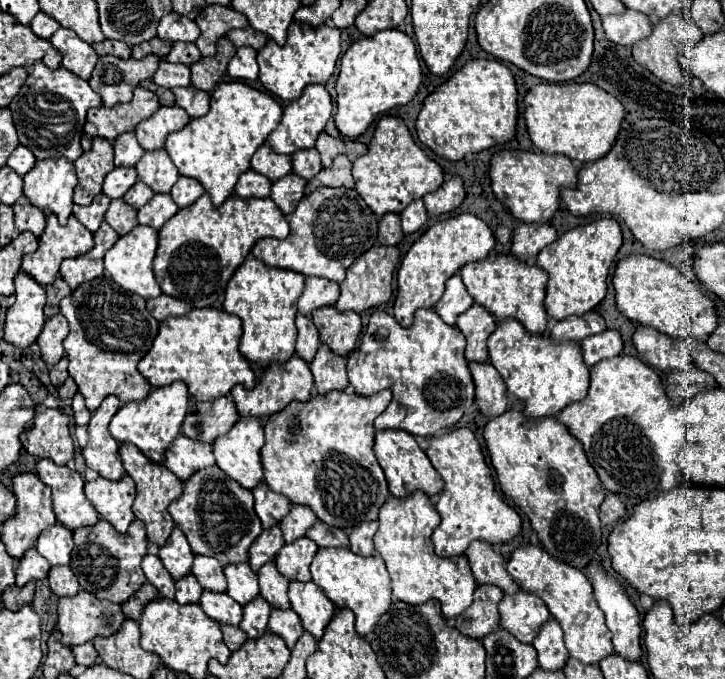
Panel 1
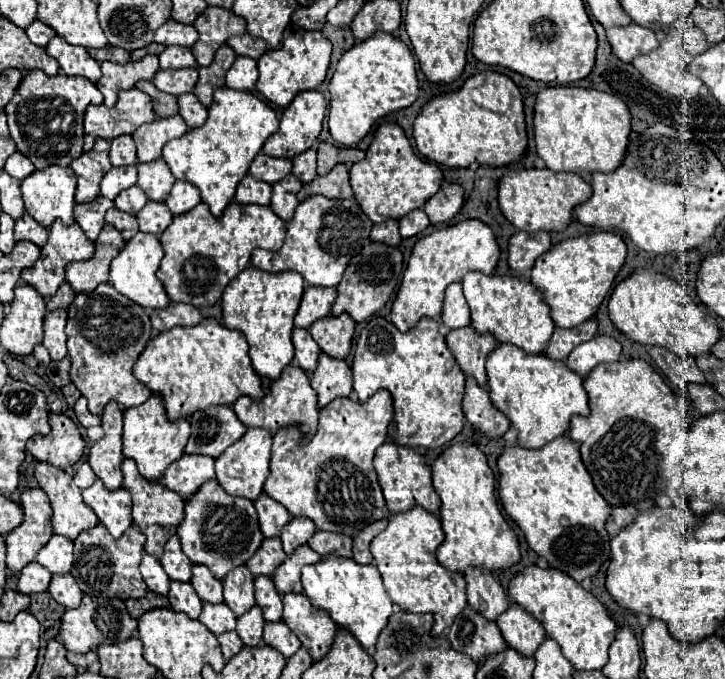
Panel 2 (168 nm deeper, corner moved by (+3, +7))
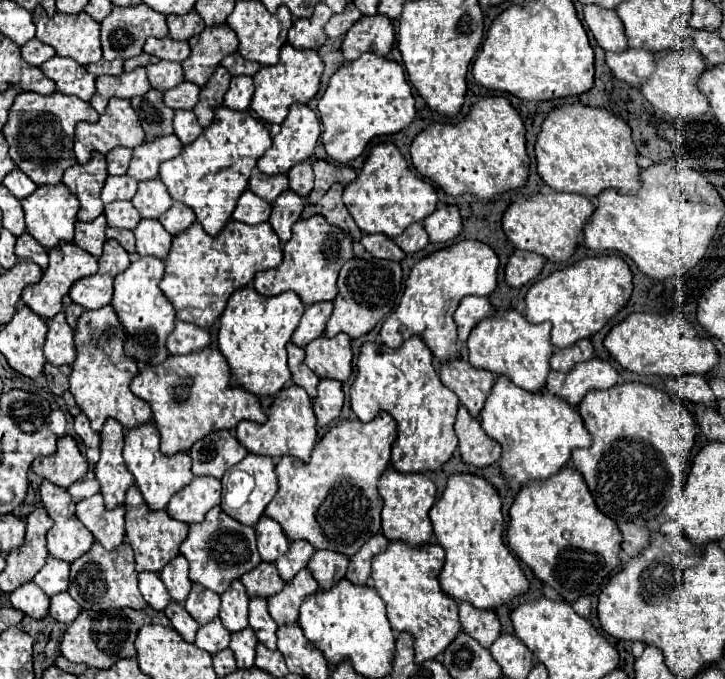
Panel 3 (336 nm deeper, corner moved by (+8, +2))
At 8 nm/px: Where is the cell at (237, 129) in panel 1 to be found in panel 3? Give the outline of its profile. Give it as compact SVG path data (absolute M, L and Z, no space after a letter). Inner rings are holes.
M219 106L213 122L199 134L199 138L183 146L181 154L161 164L159 178L167 186L173 200L193 208L197 222L209 236L217 236L237 204L237 198L247 190L251 170L261 154L271 146L267 126L247 110L231 110Z

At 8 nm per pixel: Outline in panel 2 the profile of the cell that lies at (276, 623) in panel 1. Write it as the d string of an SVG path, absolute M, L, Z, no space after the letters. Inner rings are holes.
M284 621L278 623L266 623L264 625L264 643L270 645L272 649L280 651L286 659L290 659L298 649L300 649L300 641L298 637L294 637L294 633L290 633L290 629L286 627Z

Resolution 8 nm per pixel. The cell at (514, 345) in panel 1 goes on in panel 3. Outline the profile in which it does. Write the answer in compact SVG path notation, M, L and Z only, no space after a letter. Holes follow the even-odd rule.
M497 376L481 410L481 426L501 444L501 468L507 480L513 478L517 486L531 478L541 480L553 476L569 460L573 448L591 446L591 434L587 432L577 408L573 408L565 398L551 394L547 388L535 394L525 392L507 376Z

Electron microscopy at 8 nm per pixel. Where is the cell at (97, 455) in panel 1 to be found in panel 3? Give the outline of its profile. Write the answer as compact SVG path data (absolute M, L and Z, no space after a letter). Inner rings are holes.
M109 418L101 430L101 458L95 464L95 478L101 486L105 508L123 504L127 488L133 484L131 472L125 468L123 450L125 428L115 418Z

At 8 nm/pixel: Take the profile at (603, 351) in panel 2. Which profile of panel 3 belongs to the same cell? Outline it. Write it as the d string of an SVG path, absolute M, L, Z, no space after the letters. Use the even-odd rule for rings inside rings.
M591 358L587 362L579 362L569 372L551 370L547 378L547 390L559 394L569 400L569 404L577 406L589 390L601 390L615 386L619 382L619 372L611 366L611 362L603 358Z

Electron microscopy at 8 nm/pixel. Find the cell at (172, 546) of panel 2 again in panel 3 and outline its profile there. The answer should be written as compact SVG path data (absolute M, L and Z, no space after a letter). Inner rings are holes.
M175 556L171 562L165 564L165 568L159 572L159 578L167 586L169 594L173 596L175 602L183 604L189 590L191 590L191 580L189 580L189 562L183 556Z

